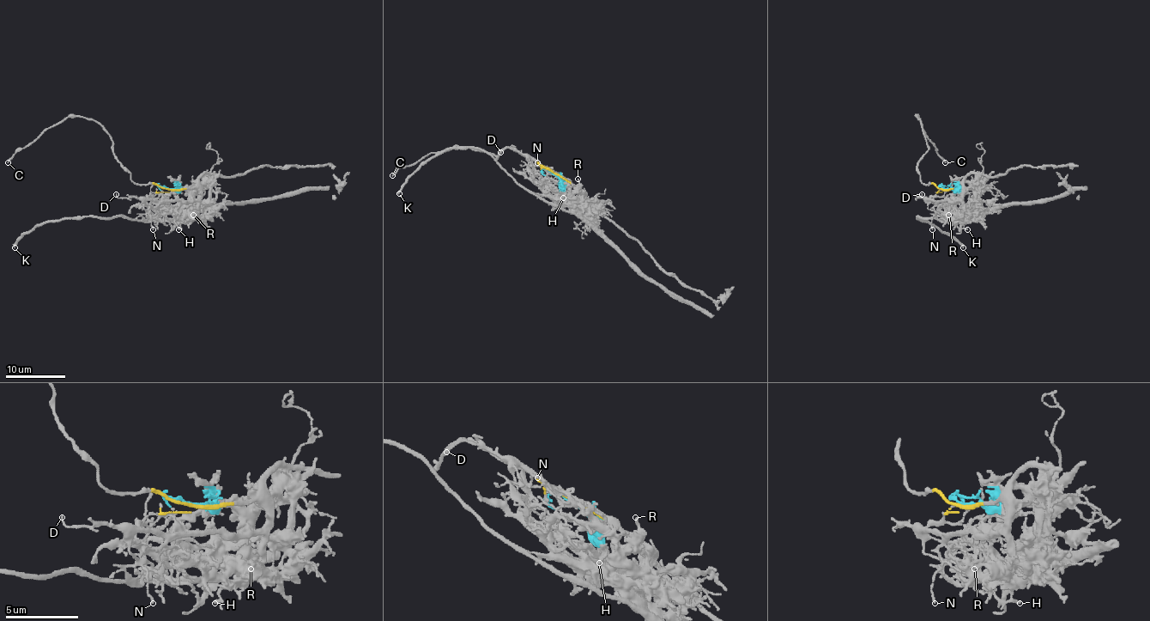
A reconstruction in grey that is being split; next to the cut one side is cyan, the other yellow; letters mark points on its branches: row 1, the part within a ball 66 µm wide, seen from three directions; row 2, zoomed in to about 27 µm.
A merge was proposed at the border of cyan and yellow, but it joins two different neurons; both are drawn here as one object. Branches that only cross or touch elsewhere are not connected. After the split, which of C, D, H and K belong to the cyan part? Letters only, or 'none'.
K

